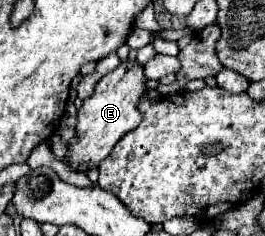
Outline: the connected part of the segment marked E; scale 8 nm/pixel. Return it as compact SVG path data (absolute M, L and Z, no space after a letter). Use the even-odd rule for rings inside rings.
M123 61L117 69L109 71L97 85L91 97L87 97L77 111L77 125L75 125L75 139L67 141L67 165L77 173L85 173L99 163L113 151L115 143L135 129L141 123L141 113L137 109L139 99L147 93L143 67L139 63Z

